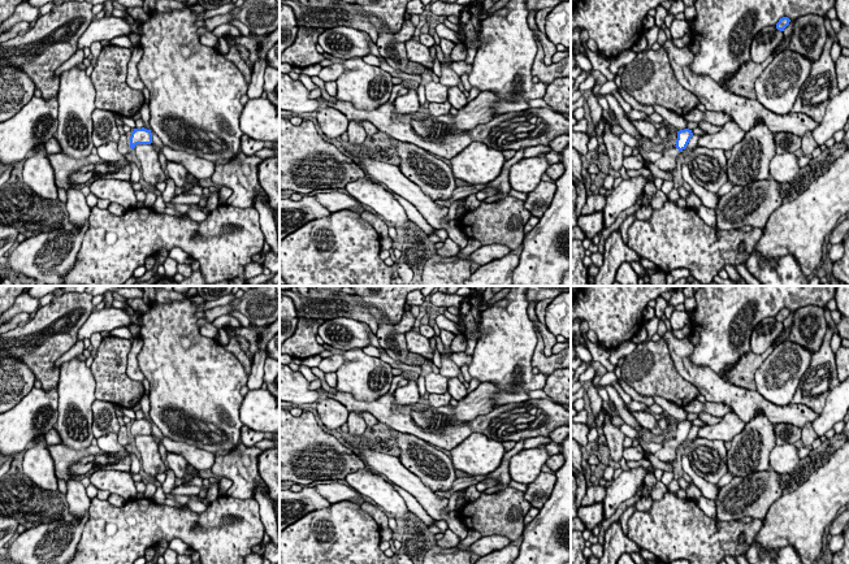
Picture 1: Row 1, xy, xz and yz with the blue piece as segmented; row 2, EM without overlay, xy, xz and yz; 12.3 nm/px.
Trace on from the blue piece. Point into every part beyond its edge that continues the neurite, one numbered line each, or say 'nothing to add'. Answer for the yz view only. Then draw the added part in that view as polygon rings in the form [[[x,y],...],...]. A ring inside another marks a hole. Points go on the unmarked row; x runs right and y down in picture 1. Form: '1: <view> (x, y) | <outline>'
1: yz (668, 452) | [[[664,435],[659,439],[659,443],[663,446],[659,451],[654,455],[663,463],[671,461],[671,467],[676,463],[676,456],[679,452],[680,443],[676,438],[671,438]]]

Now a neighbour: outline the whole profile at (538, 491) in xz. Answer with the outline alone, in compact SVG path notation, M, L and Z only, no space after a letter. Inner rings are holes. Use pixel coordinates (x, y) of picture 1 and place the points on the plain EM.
M541 472L536 481L527 485L524 499L529 502L532 507L541 509L545 502L550 498L555 482L555 474Z

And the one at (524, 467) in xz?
M540 447L520 451L510 460L511 480L524 485L532 483L550 456L546 448Z

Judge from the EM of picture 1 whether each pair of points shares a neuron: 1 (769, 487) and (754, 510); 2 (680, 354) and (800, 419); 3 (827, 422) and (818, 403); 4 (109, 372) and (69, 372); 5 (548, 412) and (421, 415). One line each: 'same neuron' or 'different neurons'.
1: same neuron
2: same neuron
3: different neurons
4: different neurons
5: same neuron

